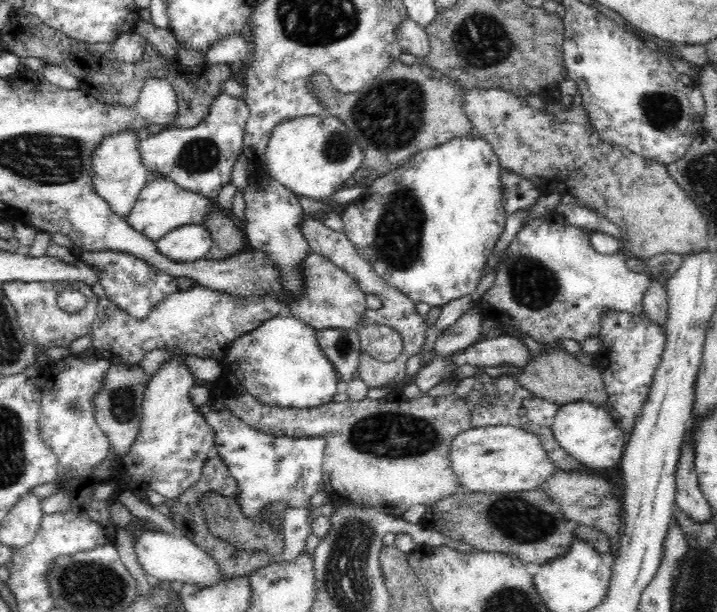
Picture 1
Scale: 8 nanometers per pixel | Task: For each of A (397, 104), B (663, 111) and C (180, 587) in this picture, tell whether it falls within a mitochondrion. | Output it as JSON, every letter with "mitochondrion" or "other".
{"A":"mitochondrion","B":"mitochondrion","C":"other"}

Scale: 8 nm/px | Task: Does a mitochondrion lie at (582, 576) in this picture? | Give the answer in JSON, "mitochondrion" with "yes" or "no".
{"mitochondrion":"no"}

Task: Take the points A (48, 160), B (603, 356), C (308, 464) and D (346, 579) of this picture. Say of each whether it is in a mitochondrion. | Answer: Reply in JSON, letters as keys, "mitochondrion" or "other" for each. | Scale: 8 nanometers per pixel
{"A":"mitochondrion","B":"other","C":"other","D":"mitochondrion"}

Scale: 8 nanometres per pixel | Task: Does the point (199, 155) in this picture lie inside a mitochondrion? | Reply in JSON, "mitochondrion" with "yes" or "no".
{"mitochondrion":"yes"}

